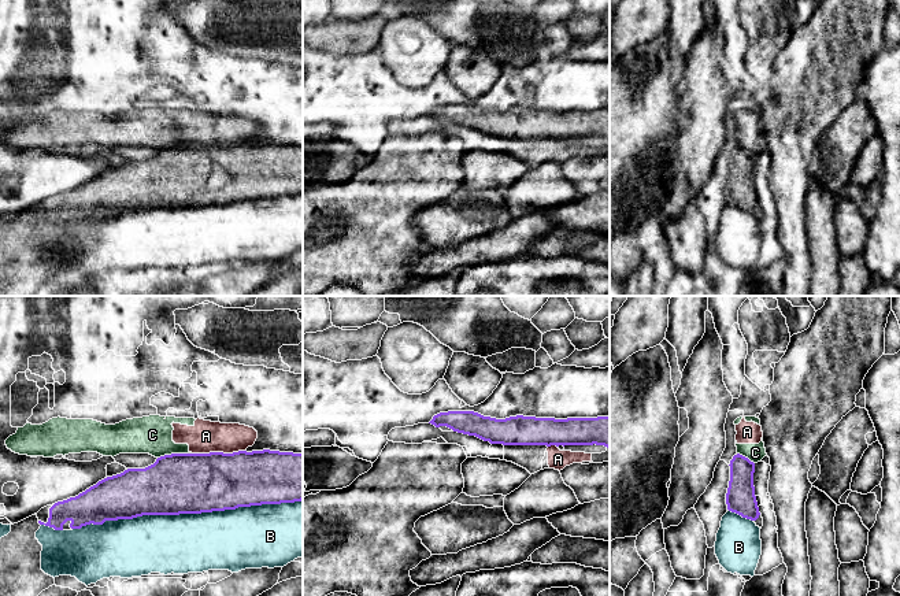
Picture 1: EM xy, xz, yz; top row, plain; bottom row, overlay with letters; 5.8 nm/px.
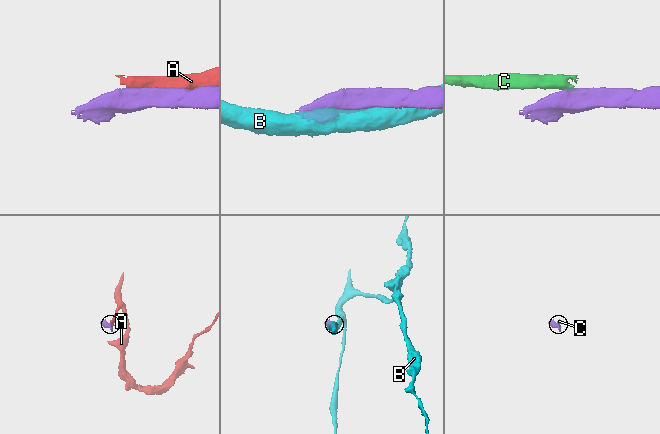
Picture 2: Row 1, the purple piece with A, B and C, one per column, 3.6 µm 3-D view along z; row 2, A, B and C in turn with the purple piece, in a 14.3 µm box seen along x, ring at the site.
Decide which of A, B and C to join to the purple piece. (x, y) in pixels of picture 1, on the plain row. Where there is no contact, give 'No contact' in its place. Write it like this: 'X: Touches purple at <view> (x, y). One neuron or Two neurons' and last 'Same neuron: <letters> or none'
A: Touches purple at xy (218, 145). Two neurons
B: Touches purple at xy (186, 206). Two neurons
C: Touches purple at xy (171, 147). Two neurons
Same neuron: none

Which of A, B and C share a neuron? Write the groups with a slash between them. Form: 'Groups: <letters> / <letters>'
Groups: A C / B

